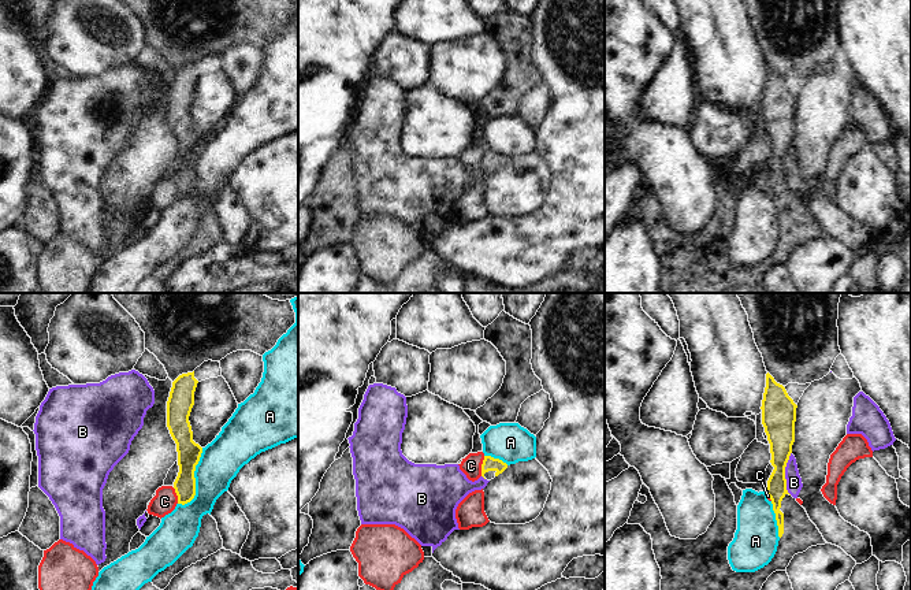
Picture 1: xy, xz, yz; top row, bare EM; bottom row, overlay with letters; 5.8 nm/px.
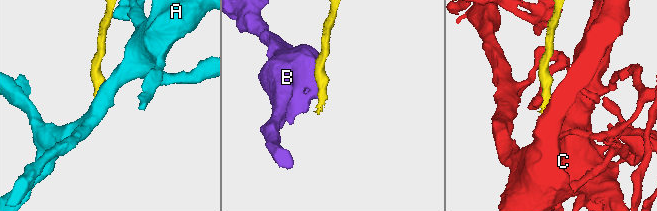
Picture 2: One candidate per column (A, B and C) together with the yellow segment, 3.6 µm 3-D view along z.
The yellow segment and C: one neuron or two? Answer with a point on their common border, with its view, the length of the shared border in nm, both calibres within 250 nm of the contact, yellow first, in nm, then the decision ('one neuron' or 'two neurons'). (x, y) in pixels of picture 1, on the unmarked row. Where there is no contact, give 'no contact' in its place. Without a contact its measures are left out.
meets yellow in xz at (482, 159); contact 120 nm long; 80 nm thick on the yellow side, 120 nm on the other; two neurons

